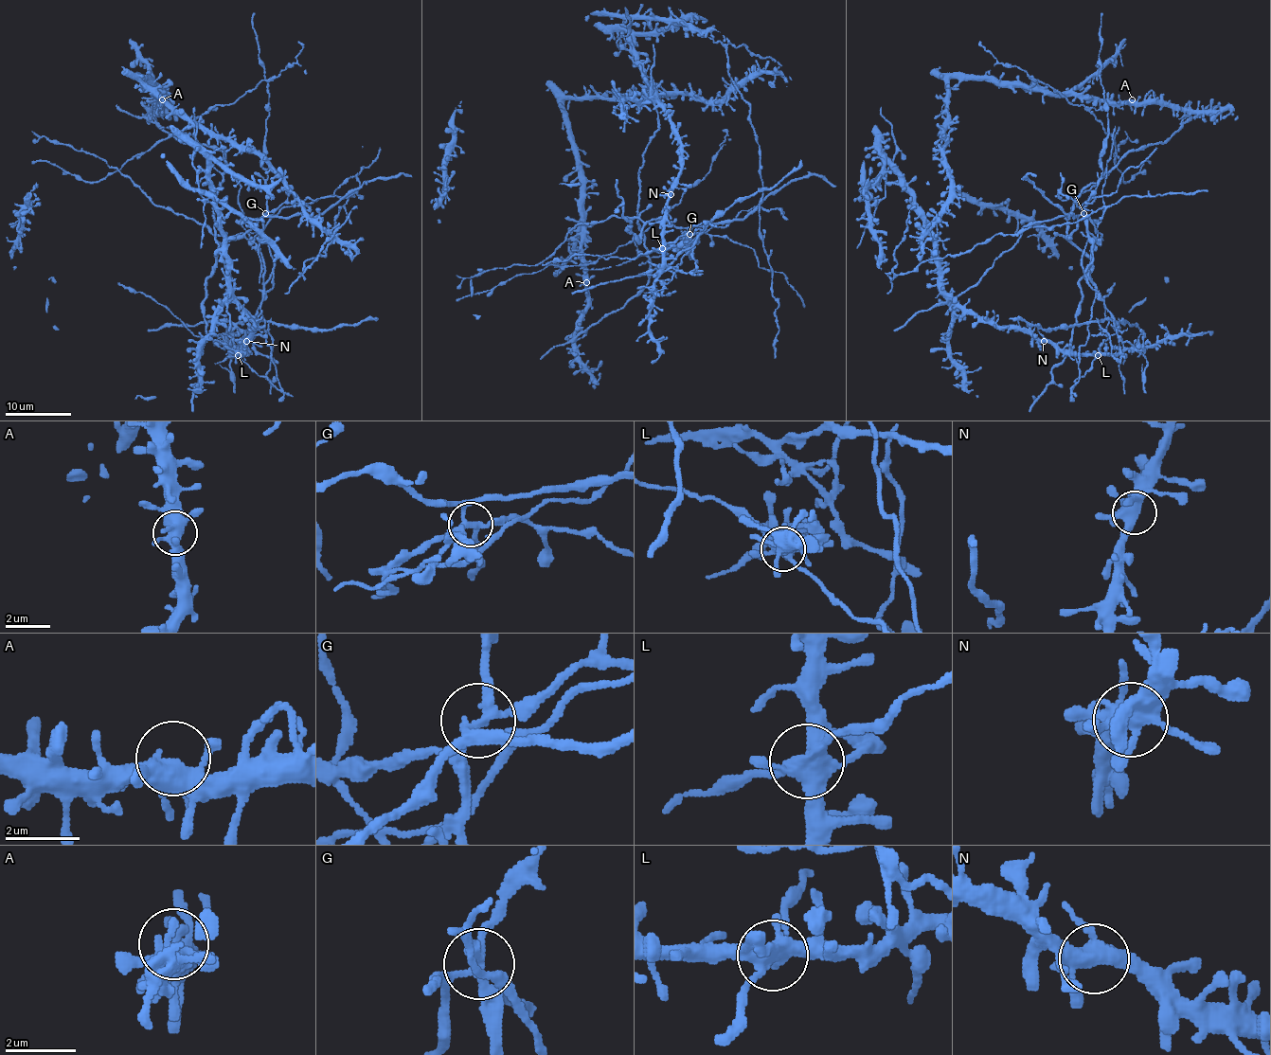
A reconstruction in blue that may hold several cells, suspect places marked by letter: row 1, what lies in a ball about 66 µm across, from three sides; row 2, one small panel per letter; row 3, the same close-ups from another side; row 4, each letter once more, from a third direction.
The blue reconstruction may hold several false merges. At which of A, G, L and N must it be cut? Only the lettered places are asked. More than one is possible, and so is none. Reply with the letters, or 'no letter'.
G, L

